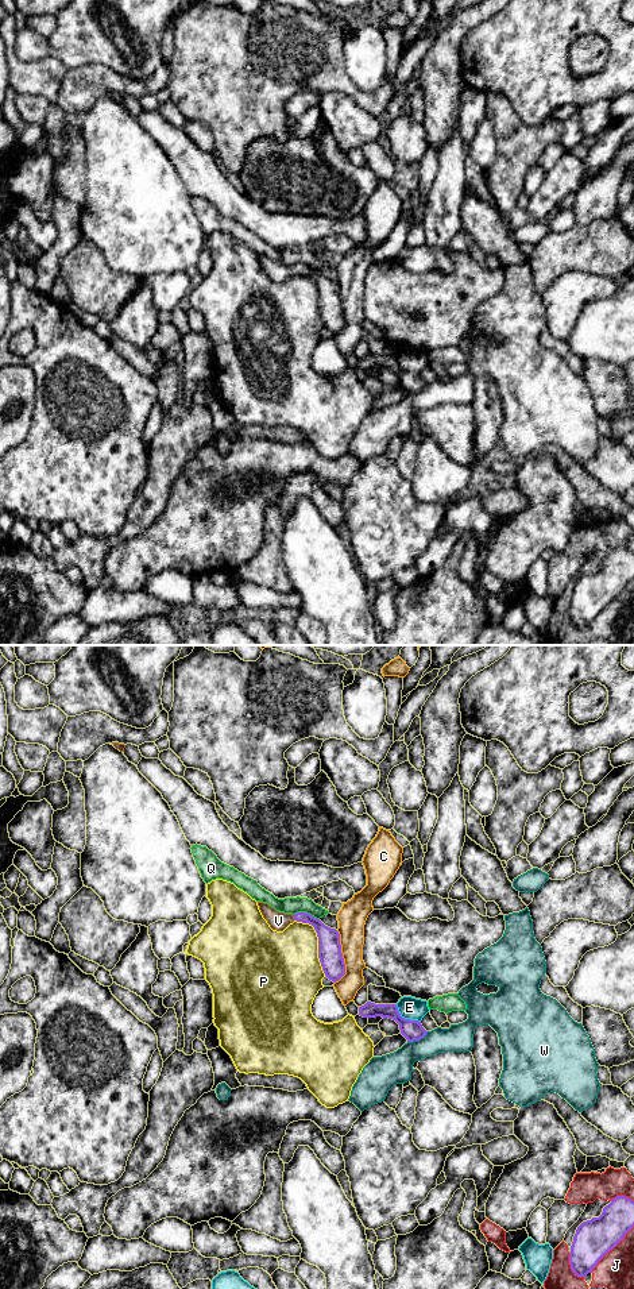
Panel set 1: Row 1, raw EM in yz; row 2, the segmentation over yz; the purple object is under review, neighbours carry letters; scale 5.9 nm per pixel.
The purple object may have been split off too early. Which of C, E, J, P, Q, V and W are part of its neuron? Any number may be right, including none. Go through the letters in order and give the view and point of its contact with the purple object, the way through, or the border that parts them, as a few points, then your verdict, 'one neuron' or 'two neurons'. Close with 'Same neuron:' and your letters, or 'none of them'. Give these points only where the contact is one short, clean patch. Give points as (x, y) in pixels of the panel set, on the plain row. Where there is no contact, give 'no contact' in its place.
C: contact yz (341, 309); border yz (336, 282), (340, 290), (344, 325), (335, 335); two neurons
E: contact yz (404, 370); border yz (395, 357), (402, 369), (420, 374); two neurons
J: contact yz (611, 601); two neurons
P: contact yz (319, 294); two neurons
Q: contact yz (306, 265); two neurons
V: contact yz (294, 270); way yz (328, 290), (310, 271), (294, 270), (278, 273); one neuron
W: contact yz (417, 392); two neurons
Same neuron: V

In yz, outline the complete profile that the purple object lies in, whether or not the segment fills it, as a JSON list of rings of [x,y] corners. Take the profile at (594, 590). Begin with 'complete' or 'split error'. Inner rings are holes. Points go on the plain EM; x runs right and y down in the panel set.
complete; [[[616,548],[599,570],[583,574],[573,588],[569,617],[575,628],[585,629],[634,579],[634,553]]]

